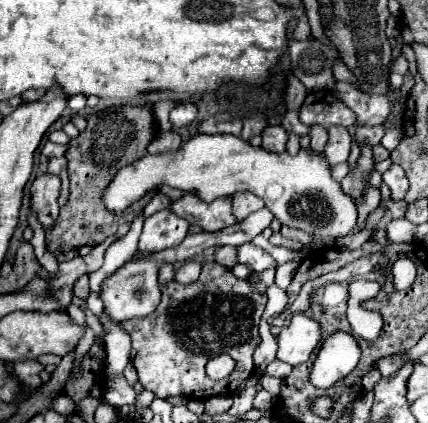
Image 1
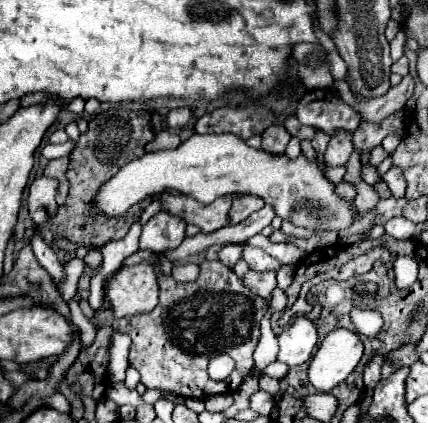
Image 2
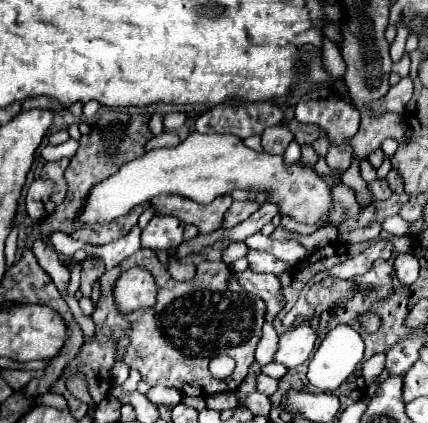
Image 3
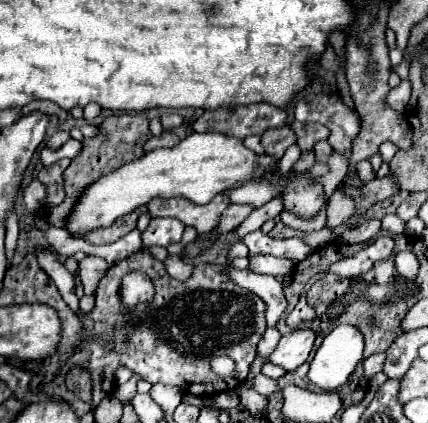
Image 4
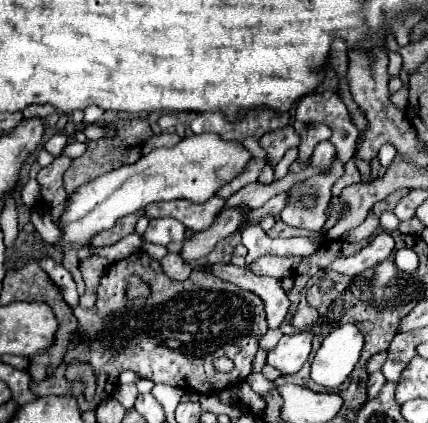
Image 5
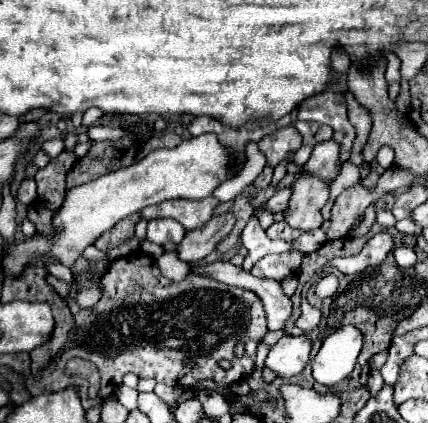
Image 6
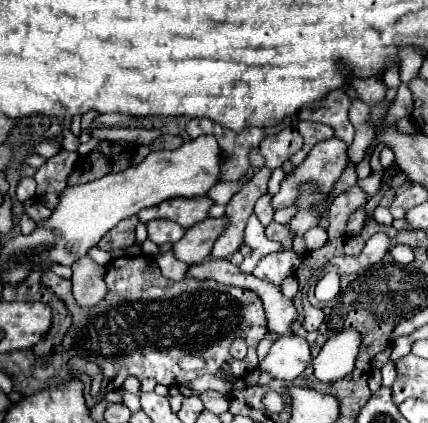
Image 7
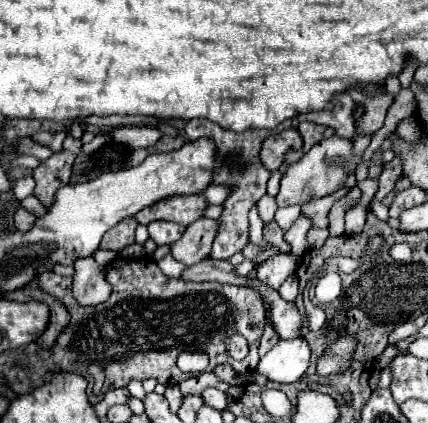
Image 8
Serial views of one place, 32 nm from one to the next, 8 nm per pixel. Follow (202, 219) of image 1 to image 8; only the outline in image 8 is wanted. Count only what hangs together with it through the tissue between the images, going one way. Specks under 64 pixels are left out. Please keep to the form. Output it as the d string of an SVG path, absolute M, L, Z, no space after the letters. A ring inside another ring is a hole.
M202 194L172 196L172 198L166 198L166 200L160 200L154 206L140 210L134 218L140 224L148 224L152 220L172 220L176 224L188 226L188 224L204 218L206 206L208 206L208 200Z

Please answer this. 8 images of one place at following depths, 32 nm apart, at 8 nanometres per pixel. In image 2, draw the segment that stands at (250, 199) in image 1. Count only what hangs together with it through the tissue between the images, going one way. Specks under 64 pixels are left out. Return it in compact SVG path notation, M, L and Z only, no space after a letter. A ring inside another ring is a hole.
M242 194L242 196L234 198L232 210L230 210L232 224L238 224L238 222L246 220L252 212L260 210L262 206L264 206L264 200L260 200L258 196L252 196L252 194Z

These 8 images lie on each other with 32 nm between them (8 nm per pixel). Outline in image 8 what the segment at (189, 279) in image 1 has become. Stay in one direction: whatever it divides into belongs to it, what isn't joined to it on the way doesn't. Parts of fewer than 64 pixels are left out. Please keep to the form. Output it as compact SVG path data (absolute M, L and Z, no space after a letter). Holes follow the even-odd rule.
M166 254L162 260L158 260L158 266L168 278L176 278L176 280L180 280L180 276L184 272L184 266L178 260L174 260L170 254Z

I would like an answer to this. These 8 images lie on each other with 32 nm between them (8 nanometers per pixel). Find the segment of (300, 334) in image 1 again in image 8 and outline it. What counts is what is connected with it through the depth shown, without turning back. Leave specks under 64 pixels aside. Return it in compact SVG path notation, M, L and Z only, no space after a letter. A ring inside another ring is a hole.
M304 338L280 340L272 350L260 360L258 374L268 376L274 382L292 384L310 366L310 348Z

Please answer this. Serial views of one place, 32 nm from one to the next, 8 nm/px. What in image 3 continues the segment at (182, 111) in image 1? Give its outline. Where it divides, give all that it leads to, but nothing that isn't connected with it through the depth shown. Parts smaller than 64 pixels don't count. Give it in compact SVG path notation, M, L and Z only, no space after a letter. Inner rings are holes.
M184 112L166 114L166 116L164 116L164 128L166 128L166 130L176 130L176 128L180 128L186 120L188 120L188 116L186 116Z

